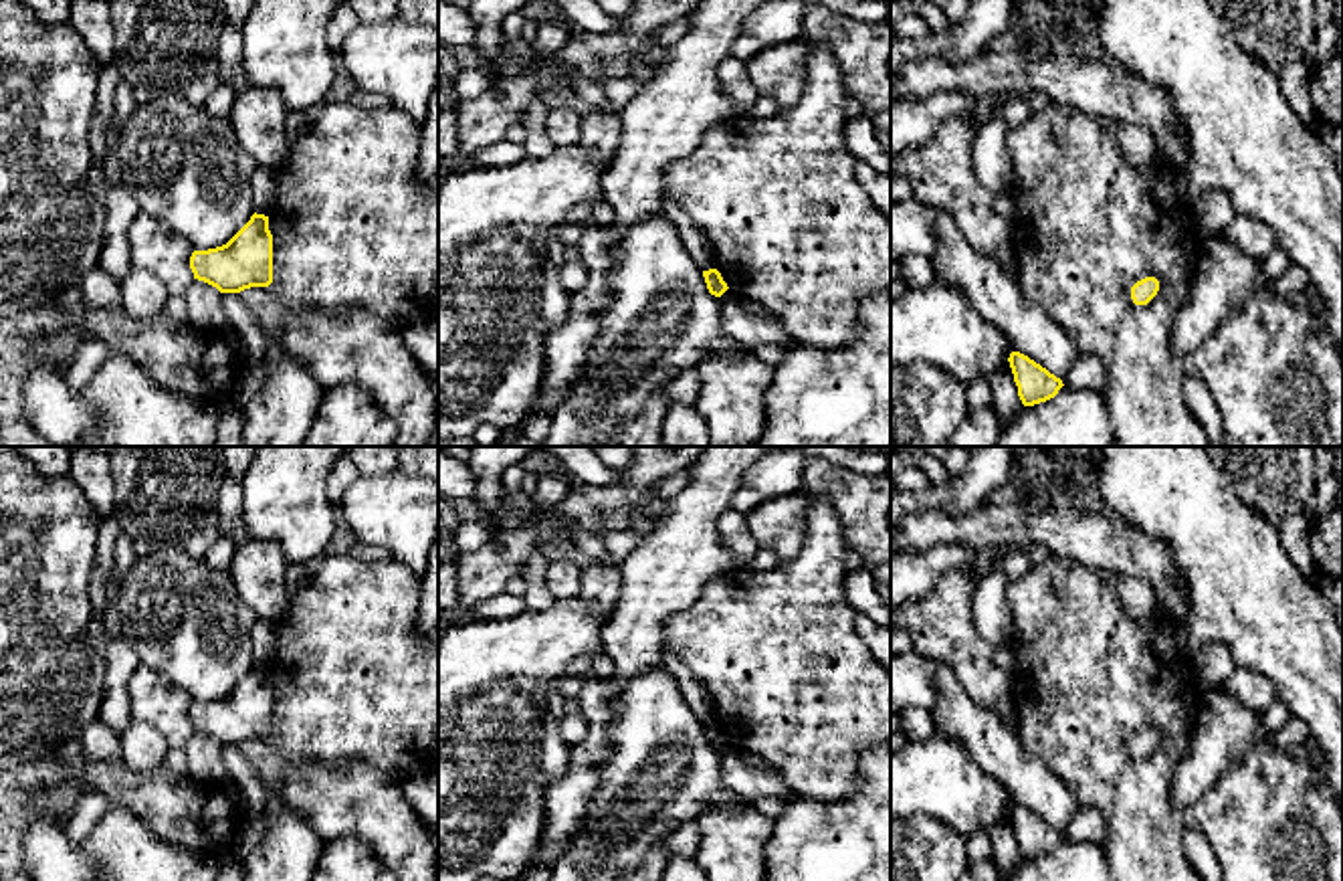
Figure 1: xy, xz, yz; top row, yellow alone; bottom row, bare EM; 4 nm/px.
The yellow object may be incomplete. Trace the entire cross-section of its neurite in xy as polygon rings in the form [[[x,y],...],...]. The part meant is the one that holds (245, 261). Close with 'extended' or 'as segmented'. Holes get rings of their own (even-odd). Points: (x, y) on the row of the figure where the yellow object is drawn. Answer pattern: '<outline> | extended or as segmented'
[[[254,212],[226,244],[194,251],[190,269],[194,279],[216,287],[220,293],[269,287],[273,283],[269,216]]] | as segmented

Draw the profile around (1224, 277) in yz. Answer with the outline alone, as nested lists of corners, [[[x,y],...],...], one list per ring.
[[[1202,236],[1192,289],[1171,325],[1173,354],[1194,352],[1234,315],[1260,289],[1260,269],[1226,236]]]

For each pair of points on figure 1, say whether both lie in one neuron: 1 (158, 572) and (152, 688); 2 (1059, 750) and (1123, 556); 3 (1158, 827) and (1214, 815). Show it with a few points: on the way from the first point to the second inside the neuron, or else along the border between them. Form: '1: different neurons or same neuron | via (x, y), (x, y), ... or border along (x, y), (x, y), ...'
1: different neurons | border along (142, 663), (192, 696)
2: different neurons | border along (1069, 558), (1111, 578)
3: different neurons | border along (1180, 811), (1186, 827)

